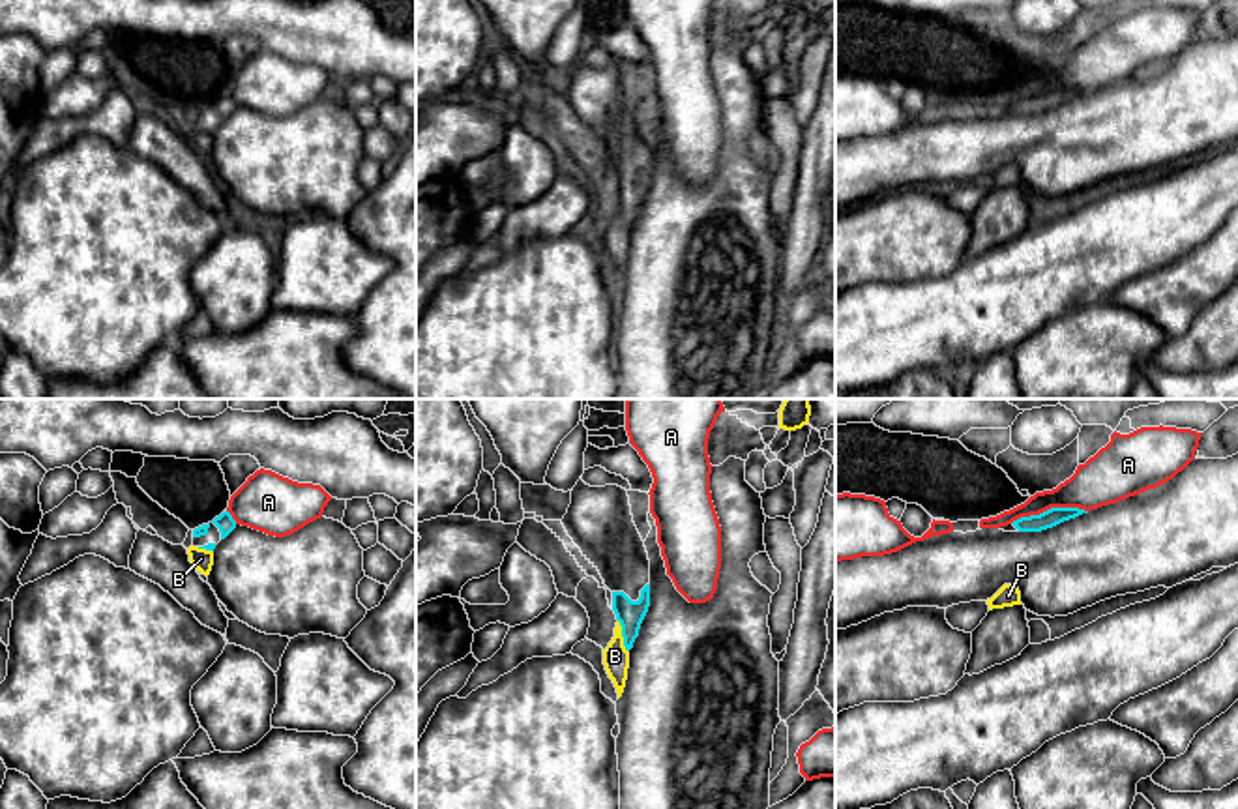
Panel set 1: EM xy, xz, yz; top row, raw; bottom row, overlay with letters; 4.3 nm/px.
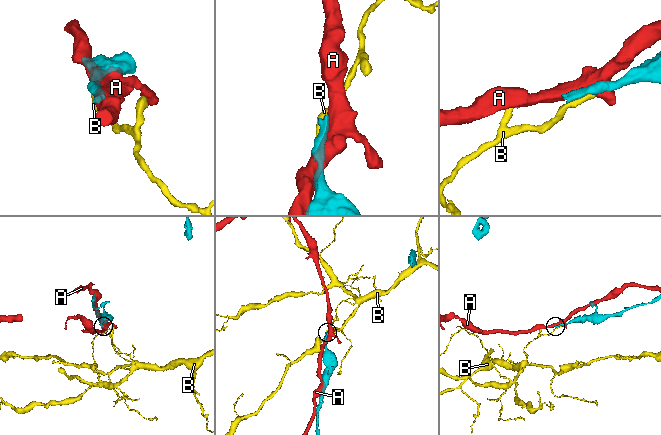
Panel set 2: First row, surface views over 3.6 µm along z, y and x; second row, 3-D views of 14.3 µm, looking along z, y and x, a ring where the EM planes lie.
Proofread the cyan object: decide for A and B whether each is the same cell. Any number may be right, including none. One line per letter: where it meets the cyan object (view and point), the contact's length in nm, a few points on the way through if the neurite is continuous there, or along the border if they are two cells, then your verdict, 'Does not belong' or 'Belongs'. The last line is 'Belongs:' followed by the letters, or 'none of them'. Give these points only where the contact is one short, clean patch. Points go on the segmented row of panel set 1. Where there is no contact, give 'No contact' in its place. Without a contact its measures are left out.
A: Touches cyan at yz (1047, 510). Shared border 340 nm. Does not belong
B: Touches cyan at xz (622, 635). Shared border 150 nm. Boundary: xz (618, 620), (622, 645), (628, 652). Does not belong
Belongs: none of them

